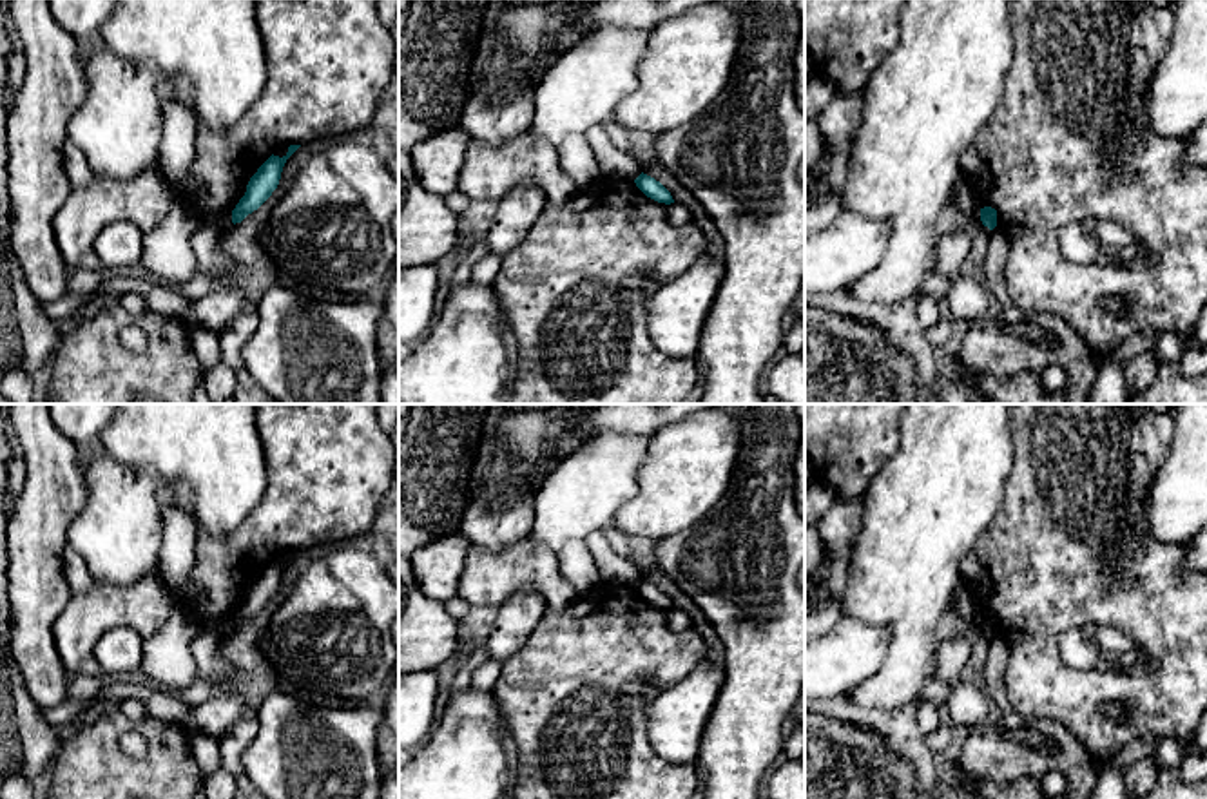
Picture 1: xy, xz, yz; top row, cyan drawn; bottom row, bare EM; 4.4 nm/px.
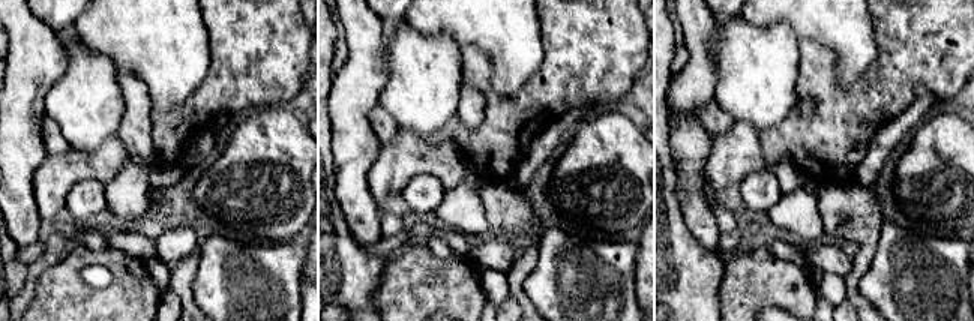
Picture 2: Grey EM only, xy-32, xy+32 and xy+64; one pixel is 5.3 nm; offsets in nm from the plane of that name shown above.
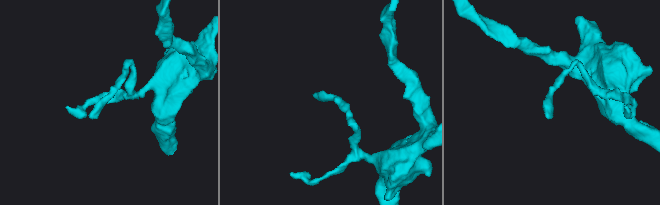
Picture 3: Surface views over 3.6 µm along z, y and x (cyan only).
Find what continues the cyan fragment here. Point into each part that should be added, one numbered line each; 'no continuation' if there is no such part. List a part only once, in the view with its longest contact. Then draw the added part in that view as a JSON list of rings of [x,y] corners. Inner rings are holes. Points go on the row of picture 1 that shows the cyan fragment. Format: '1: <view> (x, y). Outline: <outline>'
no continuation

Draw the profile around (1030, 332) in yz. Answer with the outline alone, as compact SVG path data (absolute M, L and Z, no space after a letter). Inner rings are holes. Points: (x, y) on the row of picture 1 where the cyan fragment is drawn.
M1020 324L1020 326L1006 326L1008 333L1020 335L1031 342L1042 344L1044 348L1057 348L1058 341L1057 337L1049 335L1046 330L1035 326L1035 324Z

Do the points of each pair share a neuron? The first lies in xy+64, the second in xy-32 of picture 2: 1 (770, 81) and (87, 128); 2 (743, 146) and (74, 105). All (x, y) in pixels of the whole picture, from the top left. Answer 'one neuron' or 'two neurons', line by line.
1: one neuron
2: two neurons

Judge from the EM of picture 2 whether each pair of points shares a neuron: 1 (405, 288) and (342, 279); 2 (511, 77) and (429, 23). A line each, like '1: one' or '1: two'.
1: two
2: one

